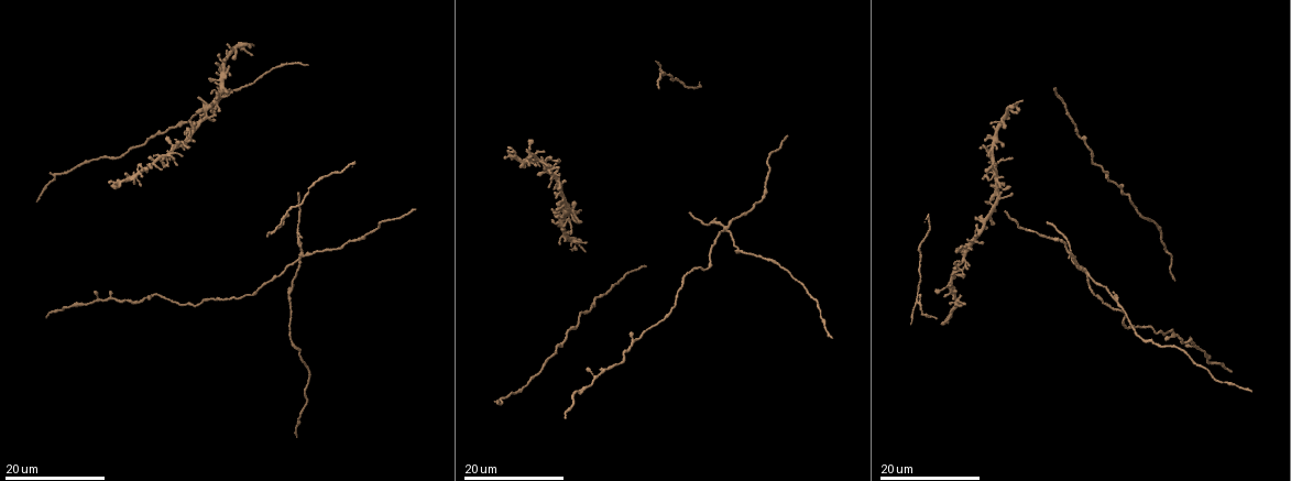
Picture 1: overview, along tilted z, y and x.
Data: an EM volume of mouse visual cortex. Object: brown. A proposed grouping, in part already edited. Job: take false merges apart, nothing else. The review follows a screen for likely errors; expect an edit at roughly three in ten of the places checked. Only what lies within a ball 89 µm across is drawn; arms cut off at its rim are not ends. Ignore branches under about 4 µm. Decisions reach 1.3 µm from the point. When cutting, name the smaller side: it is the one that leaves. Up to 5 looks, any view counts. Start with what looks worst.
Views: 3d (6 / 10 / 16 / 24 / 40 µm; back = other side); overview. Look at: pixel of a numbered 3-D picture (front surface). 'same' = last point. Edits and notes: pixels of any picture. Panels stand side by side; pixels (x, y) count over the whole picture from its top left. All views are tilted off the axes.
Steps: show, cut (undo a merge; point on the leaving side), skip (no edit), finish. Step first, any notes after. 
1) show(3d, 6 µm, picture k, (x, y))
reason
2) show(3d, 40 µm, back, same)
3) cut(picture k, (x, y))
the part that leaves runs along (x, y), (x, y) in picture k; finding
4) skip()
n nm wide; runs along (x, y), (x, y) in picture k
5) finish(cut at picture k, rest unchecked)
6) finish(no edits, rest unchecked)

show(3d, 24 µm, picture 1, (221, 84))
looks like a crossing

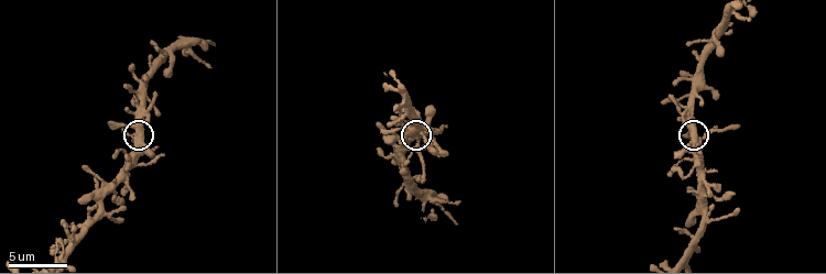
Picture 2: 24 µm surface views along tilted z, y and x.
show(3d, 6 µm, picture 2, (137, 142))
closer look

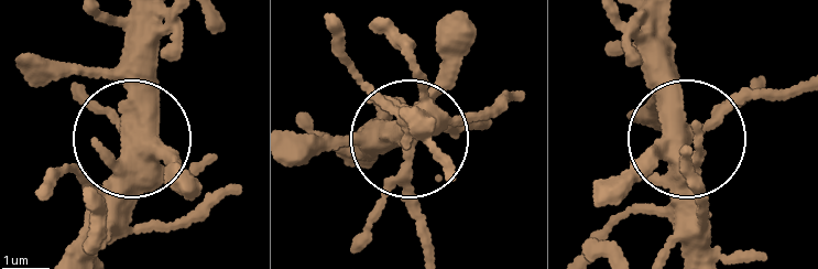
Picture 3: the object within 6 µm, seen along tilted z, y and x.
skip()
5 arms; one cell here

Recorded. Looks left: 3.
show(3d, 16 µm, picture 1, (581, 388))

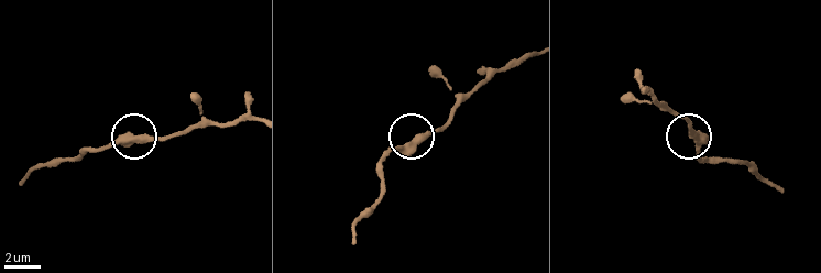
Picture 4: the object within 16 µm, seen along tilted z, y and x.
show(3d, 10 µm, picture 4, (130, 139))
closer look

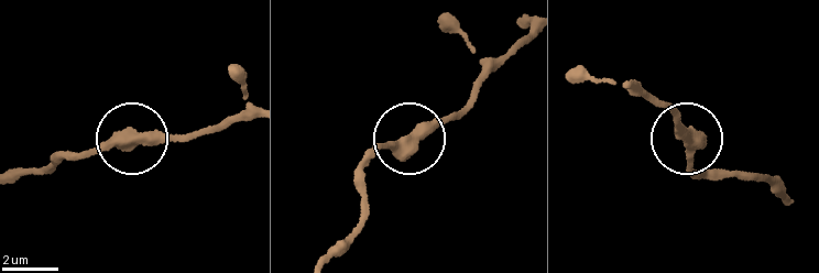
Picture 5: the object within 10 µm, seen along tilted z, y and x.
skip()
one cell here

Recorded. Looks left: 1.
finish(no edits, rest unchecked)

